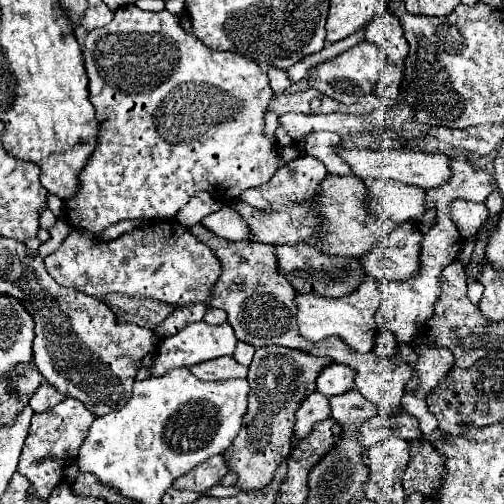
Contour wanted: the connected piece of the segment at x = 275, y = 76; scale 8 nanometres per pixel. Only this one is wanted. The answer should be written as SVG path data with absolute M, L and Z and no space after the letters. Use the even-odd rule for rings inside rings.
M267 68L267 76L269 76L269 82L271 82L271 88L273 88L273 92L275 94L283 94L289 86L291 86L291 82L289 82L289 78L287 78L287 72L285 70L281 70L281 68Z

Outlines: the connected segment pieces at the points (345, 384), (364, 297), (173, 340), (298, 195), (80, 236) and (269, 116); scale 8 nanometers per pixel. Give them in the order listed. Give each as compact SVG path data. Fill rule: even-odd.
M333 364L333 366L327 366L319 374L317 390L331 398L331 396L337 396L337 394L343 394L343 392L351 390L353 388L353 378L355 378L355 372L349 366Z
M367 276L359 288L351 294L345 294L341 298L323 298L319 294L297 294L295 296L297 304L297 326L299 334L305 336L305 340L319 342L331 336L337 336L343 340L353 352L371 352L375 348L375 336L377 336L377 322L375 322L375 312L381 304L381 296L377 290L377 280L373 276ZM373 332L373 336L371 336ZM373 338L373 342L371 342Z
M201 320L201 322L185 326L185 330L181 330L179 334L161 340L155 364L149 368L149 372L153 376L161 376L171 368L179 368L179 366L189 368L189 366L205 362L205 360L213 360L213 358L219 358L219 356L225 356L225 354L233 354L235 344L237 344L237 338L235 338L233 328L229 326L229 322L223 322L219 326L211 326L211 324Z
M299 156L291 162L287 162L285 166L281 166L281 170L277 170L277 174L273 174L273 178L269 182L265 182L257 188L245 190L241 194L241 200L255 208L263 208L263 210L283 210L293 202L311 200L317 194L317 188L325 176L327 176L327 170L321 160L317 160L313 156Z
M175 218L171 220L161 220L155 222L147 228L135 228L115 240L109 242L99 242L93 238L91 232L73 228L71 234L65 238L65 242L49 256L45 256L45 268L47 272L59 282L61 286L79 290L83 294L95 296L95 298L105 298L107 294L121 292L129 296L143 296L143 298L155 298L173 306L185 306L185 304L195 304L195 302L209 302L209 290L217 282L221 274L221 264L213 256L211 248L203 242L199 242L195 236L189 234L185 226L181 226Z
M268 110L265 114L265 135L269 138L275 138L277 126L279 126L279 122L277 122L277 114Z

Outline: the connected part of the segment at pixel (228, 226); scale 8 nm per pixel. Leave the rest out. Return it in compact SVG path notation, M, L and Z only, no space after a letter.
M223 206L219 212L213 212L201 220L201 224L225 240L249 240L247 222L229 206Z

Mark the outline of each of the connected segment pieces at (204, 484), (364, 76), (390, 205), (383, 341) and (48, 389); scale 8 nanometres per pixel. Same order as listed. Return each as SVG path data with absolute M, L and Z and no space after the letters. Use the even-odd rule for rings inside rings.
M213 456L205 462L201 462L199 466L195 466L189 474L177 478L177 482L173 482L173 488L205 494L211 486L219 484L219 480L225 474L227 474L227 466L225 466L223 456Z
M361 42L341 52L339 56L313 66L307 74L307 84L341 104L355 104L361 96L375 92L375 86L379 82L379 68L383 64L385 64L383 52L371 42Z
M377 180L369 186L371 204L369 210L377 214L385 214L387 218L401 222L417 222L425 210L425 194L417 186L399 184L393 180Z
M383 330L377 338L377 354L391 358L397 352L397 340L389 330Z
M43 384L43 386L33 394L33 398L29 400L29 406L33 408L33 412L43 412L43 410L49 410L51 406L59 404L63 398L65 398L65 396L63 396L61 392L57 392L57 390L53 390L53 386Z

